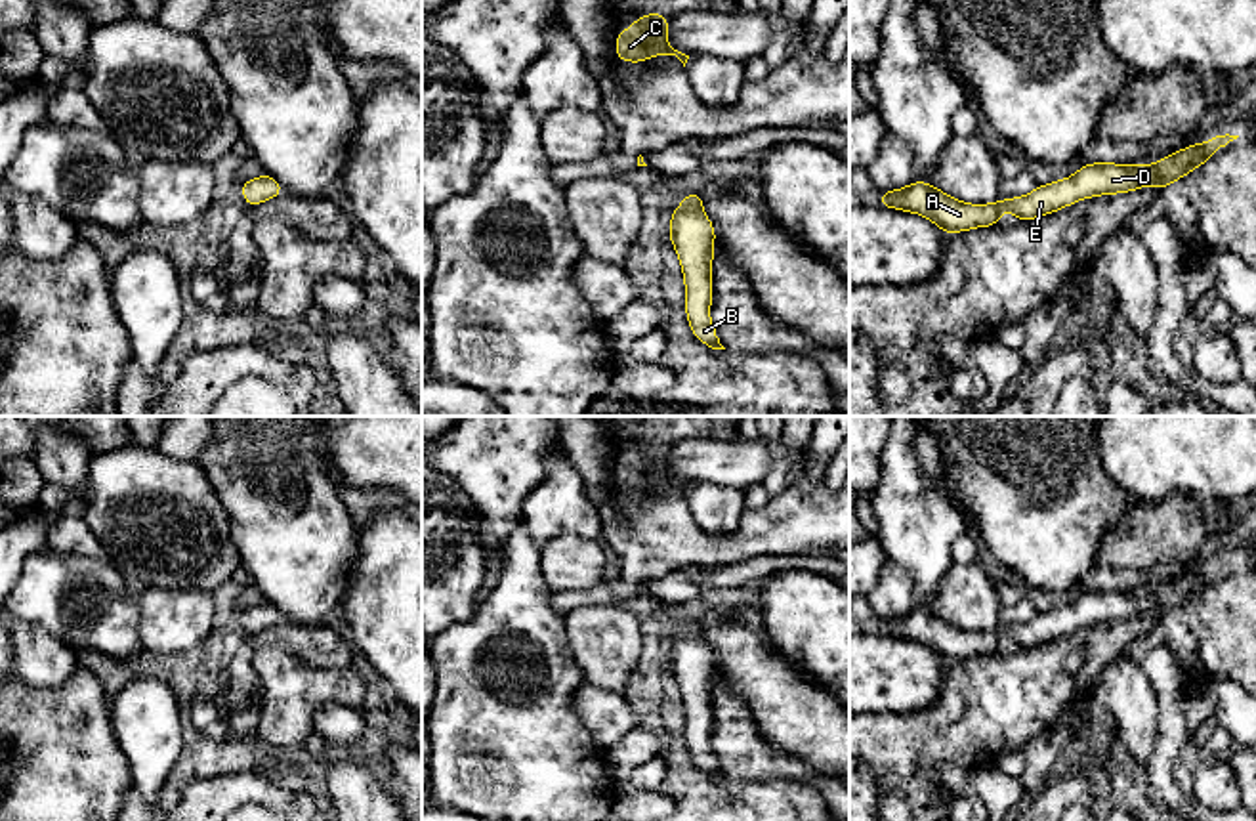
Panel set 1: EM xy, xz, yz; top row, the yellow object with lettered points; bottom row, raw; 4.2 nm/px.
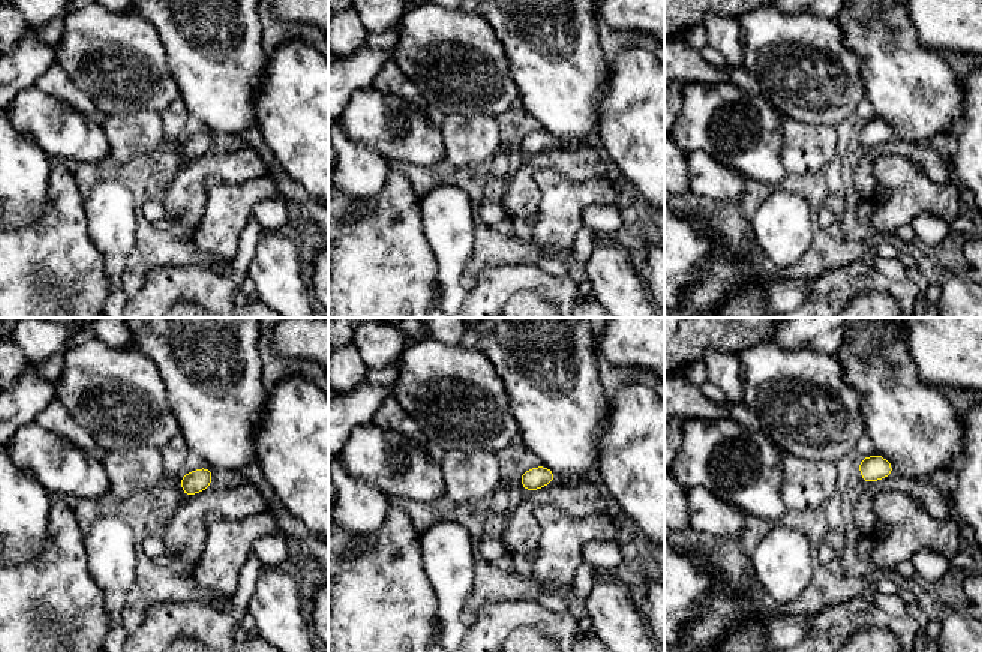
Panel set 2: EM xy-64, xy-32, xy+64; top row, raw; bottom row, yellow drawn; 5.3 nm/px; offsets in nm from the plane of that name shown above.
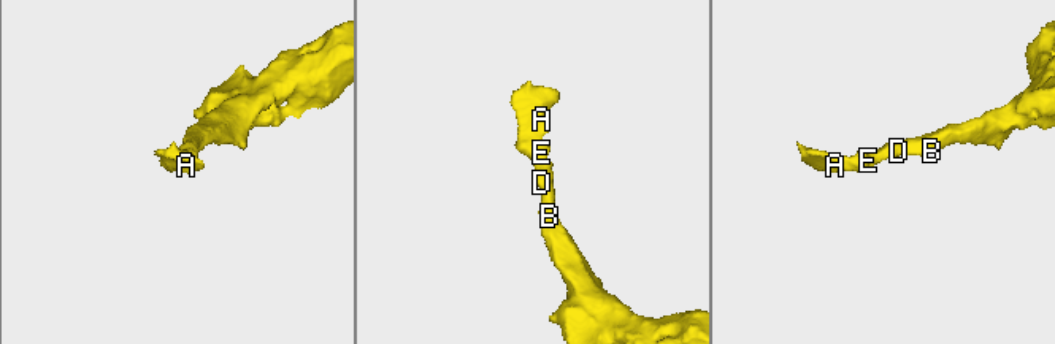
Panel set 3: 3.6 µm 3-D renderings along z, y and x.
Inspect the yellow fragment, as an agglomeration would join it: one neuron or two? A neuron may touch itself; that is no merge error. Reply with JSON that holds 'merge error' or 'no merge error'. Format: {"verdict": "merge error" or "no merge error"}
{"verdict": "no merge error"}

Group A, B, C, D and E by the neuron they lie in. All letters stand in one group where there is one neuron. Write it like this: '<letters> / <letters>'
A B C D E

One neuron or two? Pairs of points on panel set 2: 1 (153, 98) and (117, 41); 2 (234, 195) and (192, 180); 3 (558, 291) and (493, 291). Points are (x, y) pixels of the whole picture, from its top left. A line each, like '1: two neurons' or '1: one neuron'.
1: one neuron
2: two neurons
3: one neuron

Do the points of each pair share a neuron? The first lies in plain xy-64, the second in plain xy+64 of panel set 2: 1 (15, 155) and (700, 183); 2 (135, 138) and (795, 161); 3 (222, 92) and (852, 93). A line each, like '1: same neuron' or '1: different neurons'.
1: same neuron
2: same neuron
3: different neurons

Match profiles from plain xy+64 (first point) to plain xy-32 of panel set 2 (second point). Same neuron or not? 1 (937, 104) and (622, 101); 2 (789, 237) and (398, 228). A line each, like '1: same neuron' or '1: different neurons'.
1: different neurons
2: different neurons

